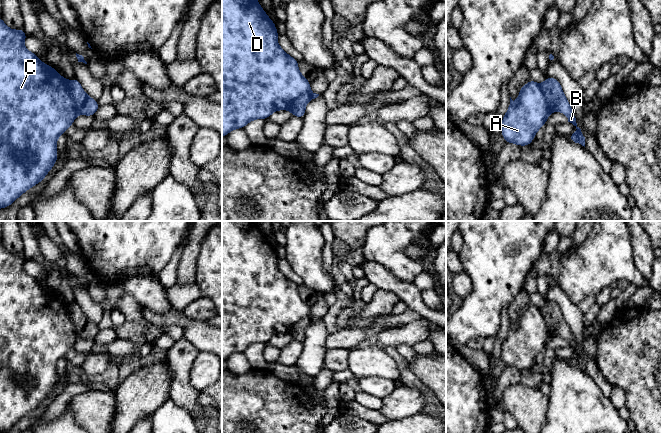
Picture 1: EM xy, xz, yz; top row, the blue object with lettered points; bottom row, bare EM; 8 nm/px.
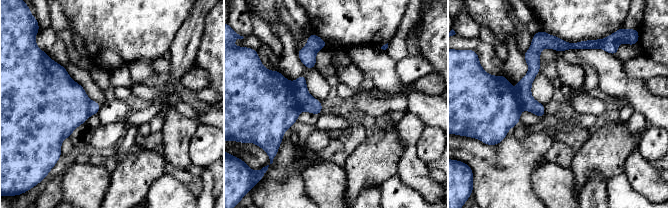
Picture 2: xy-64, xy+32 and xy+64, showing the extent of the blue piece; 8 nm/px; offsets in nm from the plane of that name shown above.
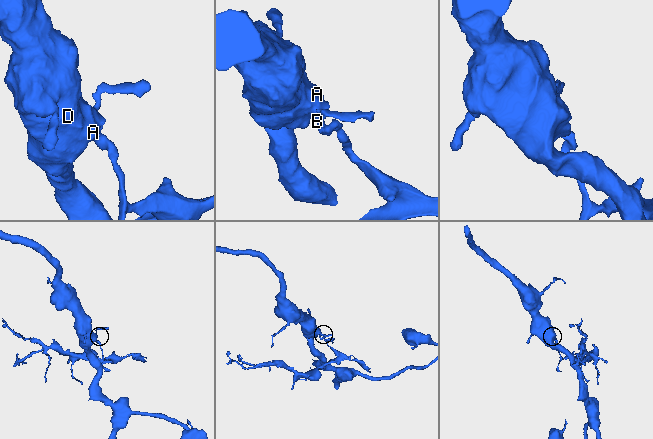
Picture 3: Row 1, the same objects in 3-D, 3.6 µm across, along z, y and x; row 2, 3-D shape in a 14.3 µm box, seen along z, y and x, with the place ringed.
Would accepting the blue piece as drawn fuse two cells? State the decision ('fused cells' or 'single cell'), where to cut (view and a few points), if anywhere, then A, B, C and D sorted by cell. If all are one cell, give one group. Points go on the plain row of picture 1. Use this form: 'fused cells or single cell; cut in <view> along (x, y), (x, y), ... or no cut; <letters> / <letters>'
fused cells; cut in xy along (68, 306), (68, 312), (79, 336); A C D / B

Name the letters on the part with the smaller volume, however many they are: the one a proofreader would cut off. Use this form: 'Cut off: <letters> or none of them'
Cut off: B

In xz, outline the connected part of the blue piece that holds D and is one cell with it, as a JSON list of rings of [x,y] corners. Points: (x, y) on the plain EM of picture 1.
[[[222,221],[222,361],[230,355],[244,352],[255,343],[268,343],[277,334],[288,334],[291,328],[302,318],[310,315],[310,306],[300,297],[298,284],[289,280],[277,266],[279,257],[275,247],[267,240],[255,221]]]

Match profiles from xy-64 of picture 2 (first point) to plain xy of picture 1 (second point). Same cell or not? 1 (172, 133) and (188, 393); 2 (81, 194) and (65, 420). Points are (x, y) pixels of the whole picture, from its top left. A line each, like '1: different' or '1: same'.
1: same
2: different

